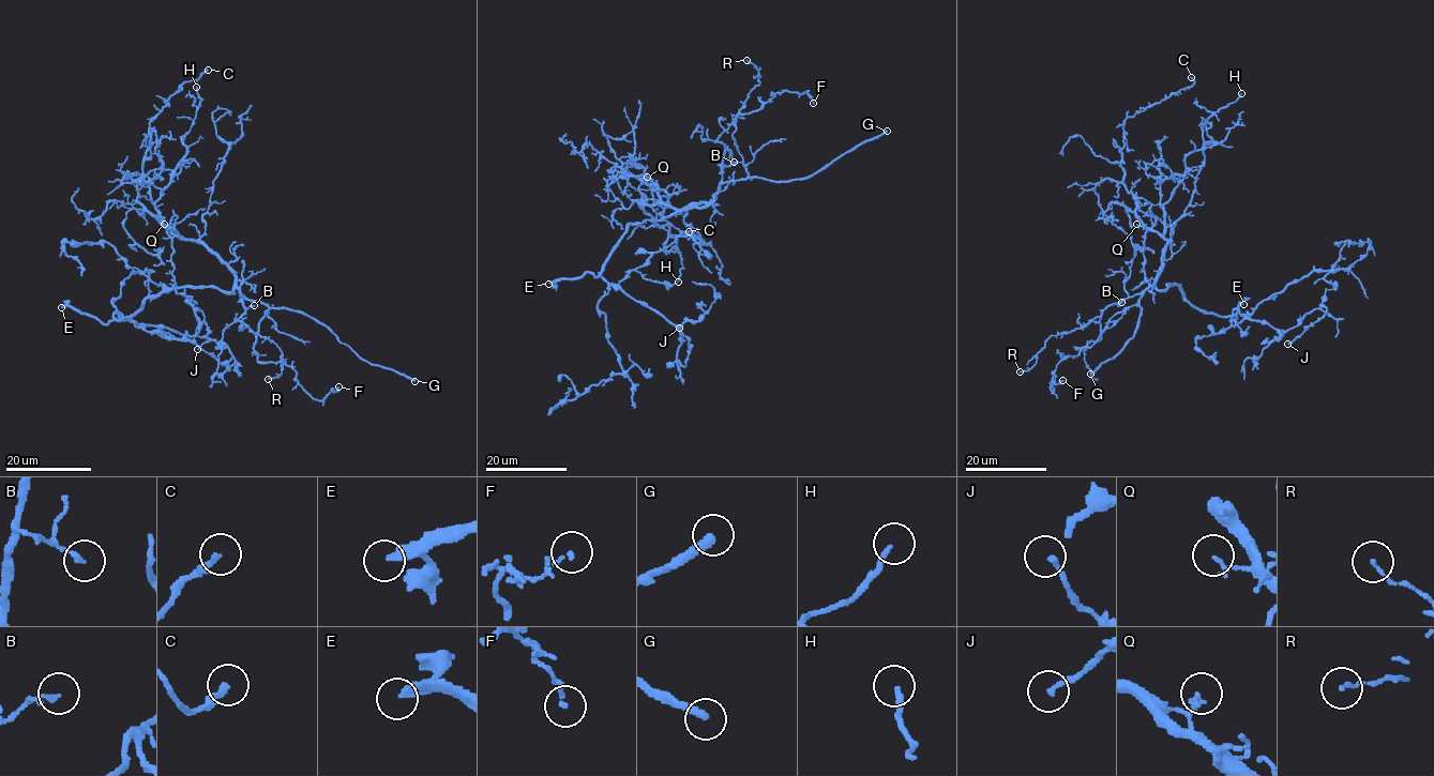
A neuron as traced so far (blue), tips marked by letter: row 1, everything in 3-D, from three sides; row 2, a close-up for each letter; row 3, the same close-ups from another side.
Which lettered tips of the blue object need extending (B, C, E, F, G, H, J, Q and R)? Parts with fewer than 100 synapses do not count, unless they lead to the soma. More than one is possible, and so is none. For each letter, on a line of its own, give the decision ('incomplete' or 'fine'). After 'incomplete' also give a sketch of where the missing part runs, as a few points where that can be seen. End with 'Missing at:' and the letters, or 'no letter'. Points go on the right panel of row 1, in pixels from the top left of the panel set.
B: fine
C: fine
E: incomplete; missing branch runs (1243, 304), (1248, 303), (1247, 314), (1223, 331), (1222, 353), (1256, 359), (1306, 338), (1324, 314), (1308, 312)
F: fine
G: incomplete; missing branch runs (1090, 374), (1073, 388), (1050, 389), (1039, 383), (1004, 378), (989, 386), (985, 397), (985, 392)
H: fine
J: fine
Q: fine
R: fine
Missing at: E, G

